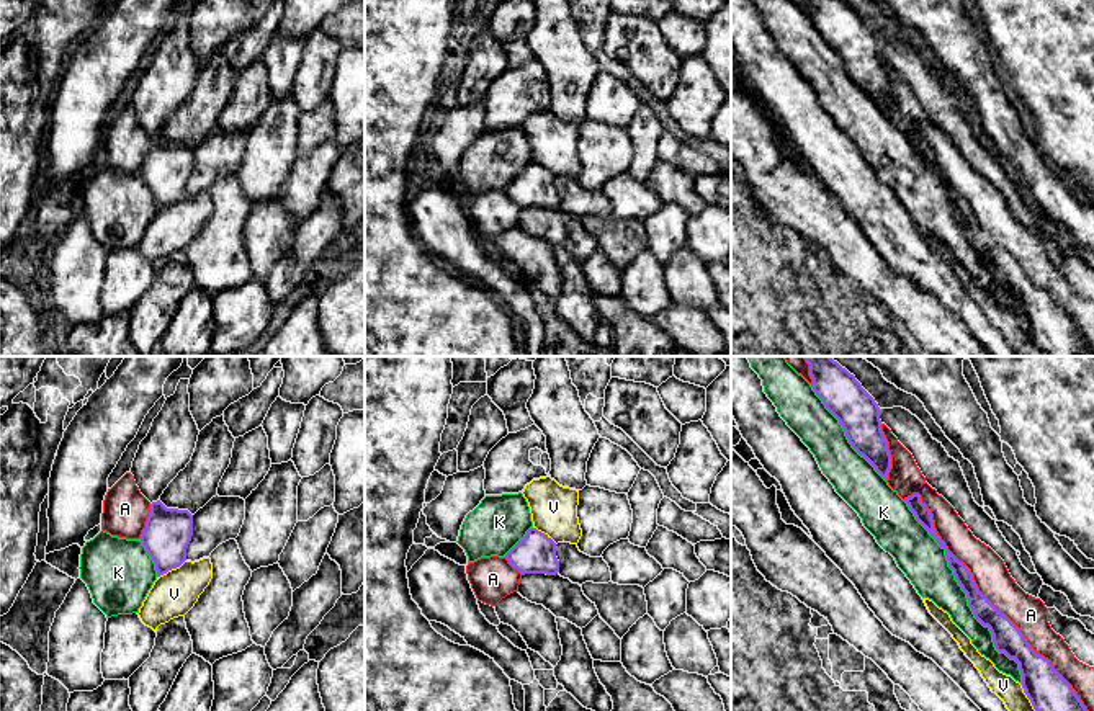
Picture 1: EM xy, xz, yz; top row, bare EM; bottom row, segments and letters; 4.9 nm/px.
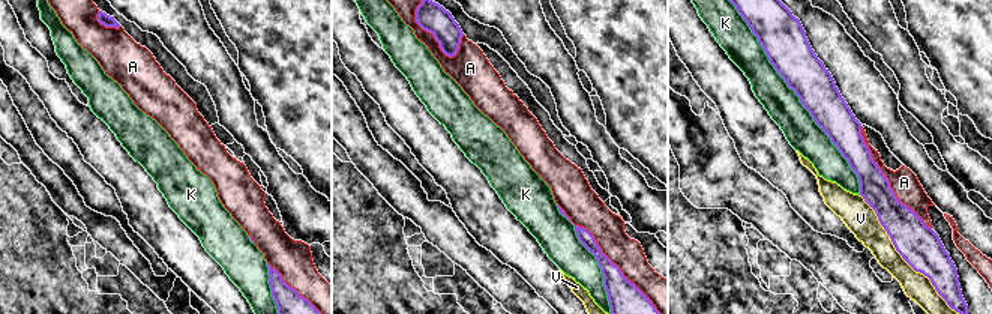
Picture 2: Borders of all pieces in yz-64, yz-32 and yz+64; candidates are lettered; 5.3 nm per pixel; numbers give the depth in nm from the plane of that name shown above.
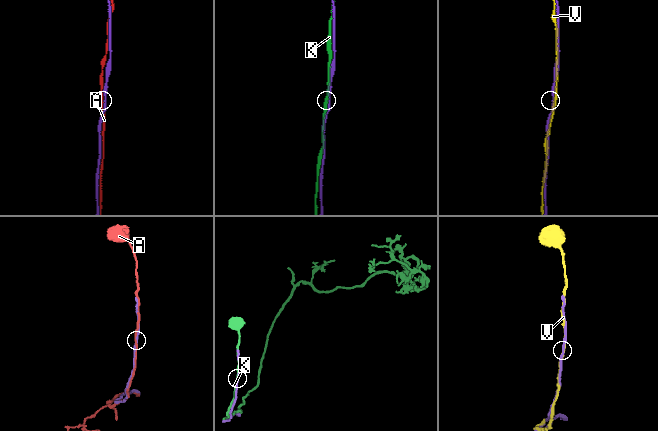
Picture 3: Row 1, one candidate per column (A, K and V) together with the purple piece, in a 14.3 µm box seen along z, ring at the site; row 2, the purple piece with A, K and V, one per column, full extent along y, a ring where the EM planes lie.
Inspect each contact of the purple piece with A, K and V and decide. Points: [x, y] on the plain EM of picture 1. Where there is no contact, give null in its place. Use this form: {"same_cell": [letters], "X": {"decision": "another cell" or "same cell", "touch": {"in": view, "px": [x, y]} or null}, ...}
{"same_cell": [], "A": {"decision": "another cell", "touch": {"in": "yz", "px": [990, 236]}}, "K": {"decision": "another cell", "touch": {"in": "yz", "px": [967, 231]}}, "V": {"decision": "another cell", "touch": {"in": "xy", "px": [170, 203]}}}

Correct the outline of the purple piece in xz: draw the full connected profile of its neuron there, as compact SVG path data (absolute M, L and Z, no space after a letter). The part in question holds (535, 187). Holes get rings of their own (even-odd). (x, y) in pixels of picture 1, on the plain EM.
M530 162L523 173L520 173L507 188L509 198L522 209L546 208L556 209L559 206L559 195L556 191L556 177L536 162Z

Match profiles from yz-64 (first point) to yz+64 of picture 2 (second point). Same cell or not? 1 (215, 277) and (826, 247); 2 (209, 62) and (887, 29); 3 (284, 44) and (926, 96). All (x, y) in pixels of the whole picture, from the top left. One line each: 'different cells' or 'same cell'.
1: different cells
2: same cell
3: different cells

